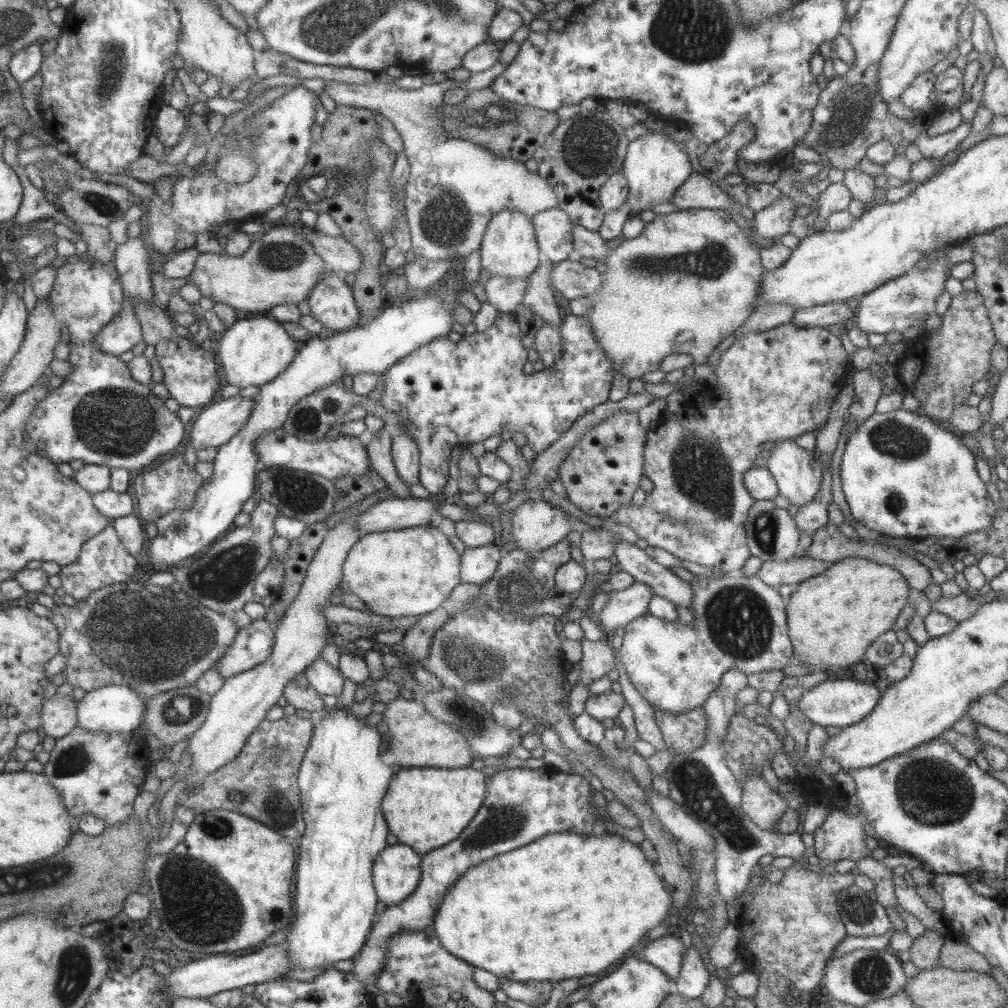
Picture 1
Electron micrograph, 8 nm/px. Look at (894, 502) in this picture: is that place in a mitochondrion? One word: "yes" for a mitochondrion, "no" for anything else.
yes

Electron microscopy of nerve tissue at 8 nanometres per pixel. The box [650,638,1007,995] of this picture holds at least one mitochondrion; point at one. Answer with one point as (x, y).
(934, 793)

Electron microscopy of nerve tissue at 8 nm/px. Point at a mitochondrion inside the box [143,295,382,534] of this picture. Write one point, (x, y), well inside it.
(304, 496)

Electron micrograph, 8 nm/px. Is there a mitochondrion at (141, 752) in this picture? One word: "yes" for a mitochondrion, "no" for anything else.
no

